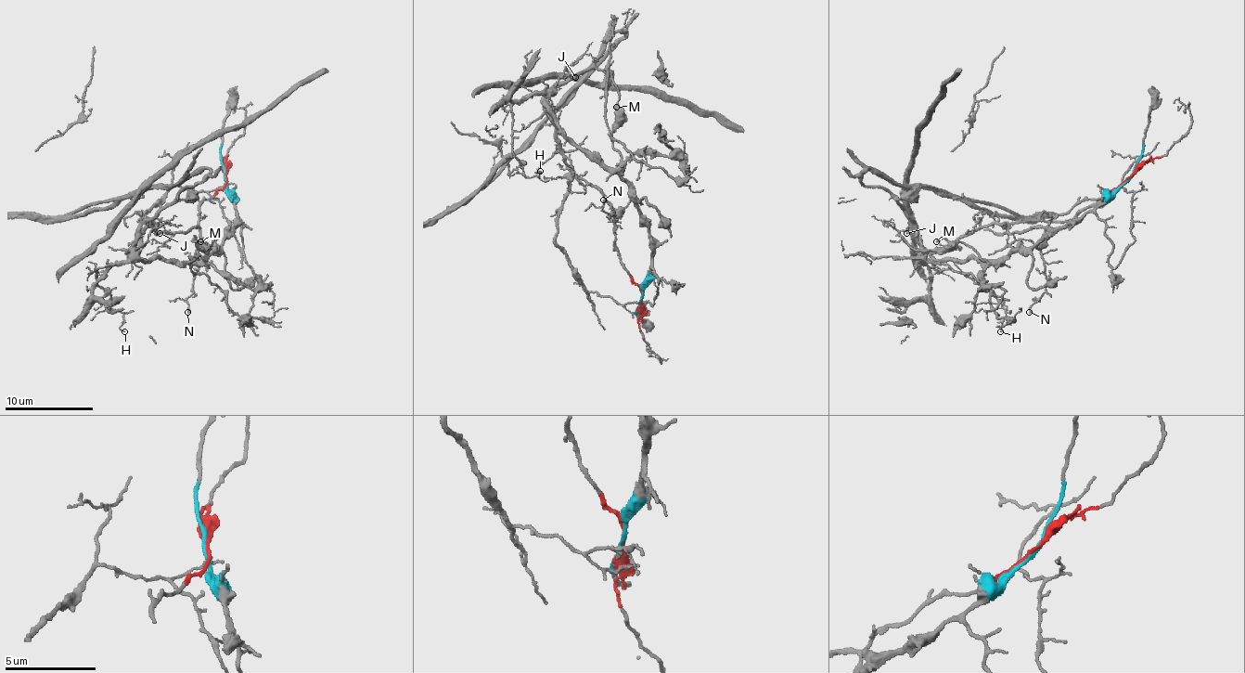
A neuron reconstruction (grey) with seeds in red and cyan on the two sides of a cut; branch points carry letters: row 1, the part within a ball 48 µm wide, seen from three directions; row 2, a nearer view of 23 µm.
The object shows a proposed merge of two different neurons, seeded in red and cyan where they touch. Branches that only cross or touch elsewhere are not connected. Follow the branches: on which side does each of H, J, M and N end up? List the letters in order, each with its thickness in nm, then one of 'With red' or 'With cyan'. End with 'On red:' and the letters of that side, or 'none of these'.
H: Thickness 110 nm. With red
J: Thickness 180 nm. With red
M: Thickness 160 nm. With cyan
N: Thickness 180 nm. With red
On red: H, J, N

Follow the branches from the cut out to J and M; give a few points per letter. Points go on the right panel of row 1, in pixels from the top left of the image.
J: (1131, 176), (1045, 226), (1001, 233), (983, 226), (932, 251), (919, 251), (899, 233), (905, 233)
M: (1131, 176), (1093, 209), (1005, 258), (983, 260), (966, 244), (937, 242)

